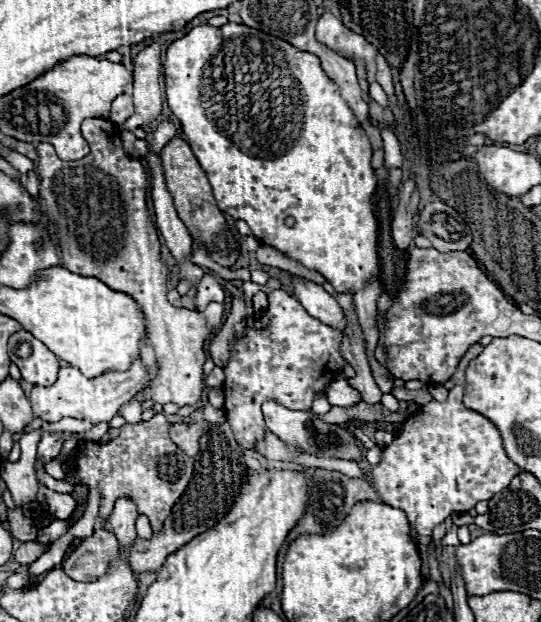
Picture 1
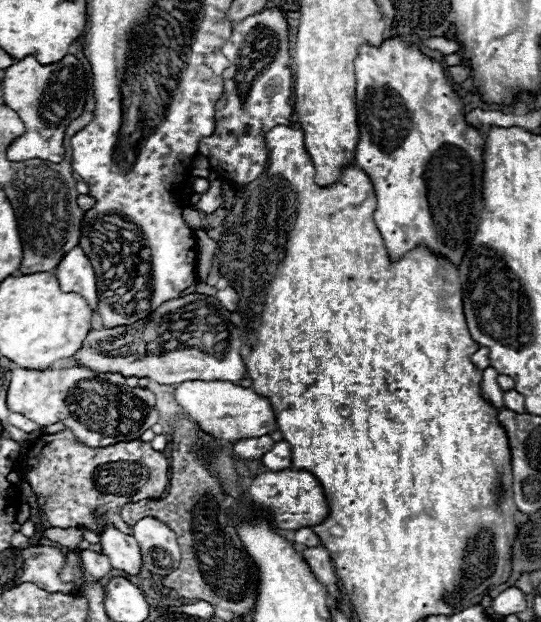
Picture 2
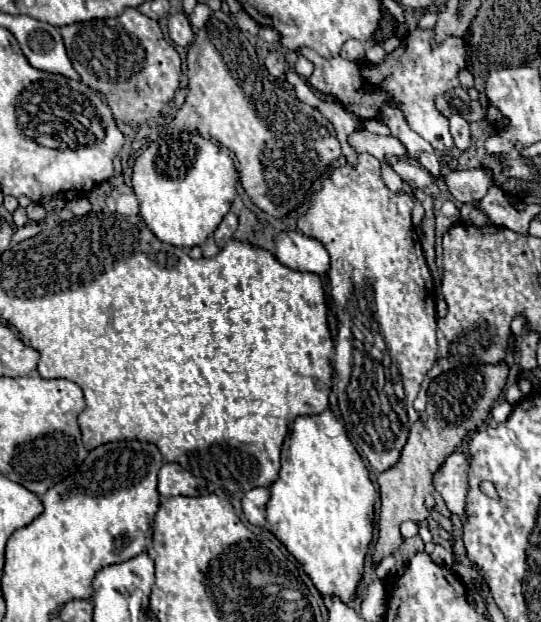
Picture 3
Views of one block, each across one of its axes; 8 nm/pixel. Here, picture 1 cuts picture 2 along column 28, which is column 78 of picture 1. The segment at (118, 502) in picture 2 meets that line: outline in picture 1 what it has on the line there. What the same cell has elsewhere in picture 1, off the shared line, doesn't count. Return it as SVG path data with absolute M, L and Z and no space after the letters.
M156 414L148 422L124 424L118 438L110 440L108 444L86 440L74 452L74 474L66 476L64 480L70 484L84 484L88 490L96 488L100 492L98 516L102 520L110 518L116 500L130 498L136 504L138 514L148 516L152 528L160 532L164 520L172 512L172 506L184 494L192 478L194 464L192 458L188 458L176 444L172 444L168 430L170 422L164 418L164 414Z

